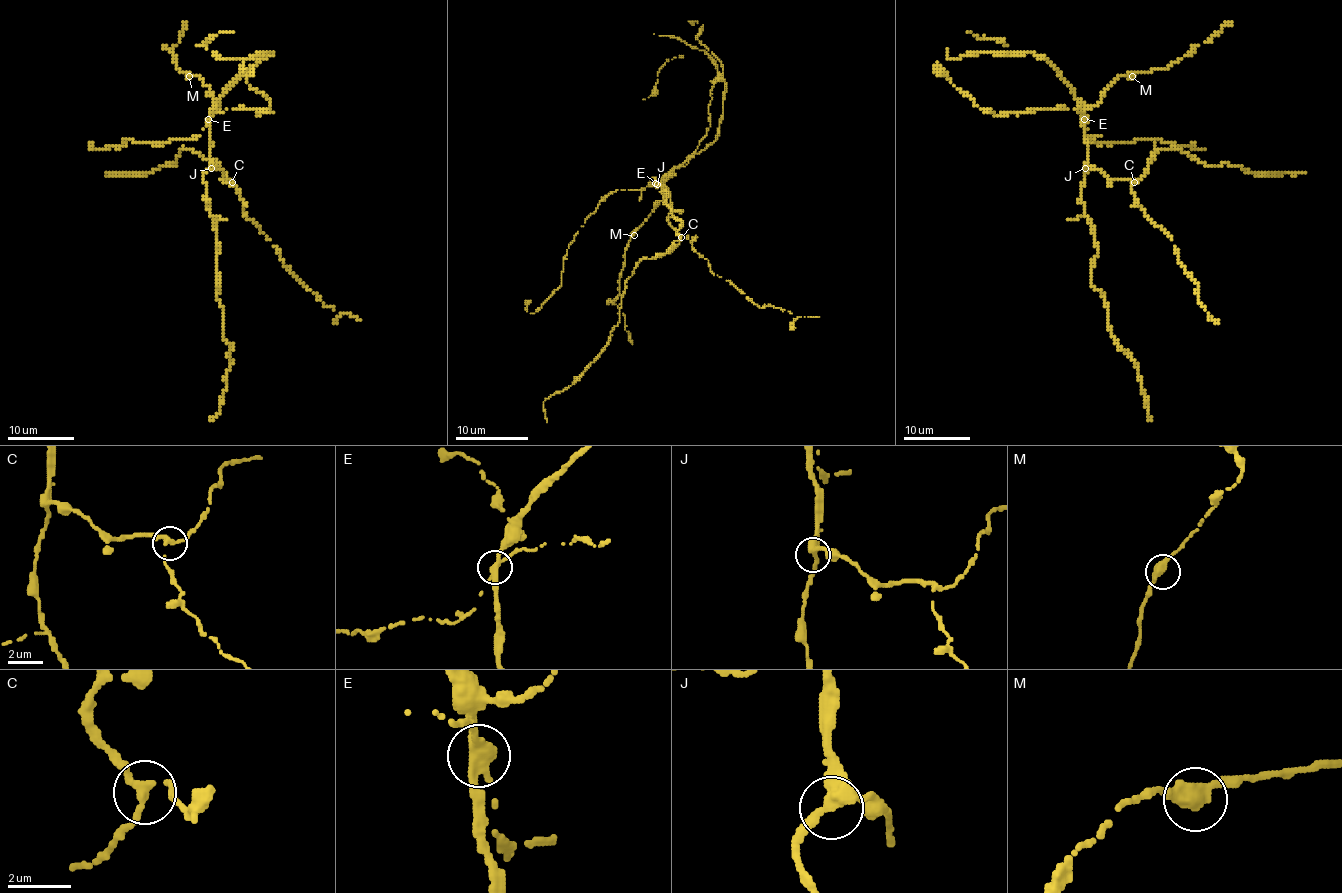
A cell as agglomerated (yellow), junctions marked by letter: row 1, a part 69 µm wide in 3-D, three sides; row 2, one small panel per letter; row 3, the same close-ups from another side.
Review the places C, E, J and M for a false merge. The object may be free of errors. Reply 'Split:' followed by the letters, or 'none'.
Split: E

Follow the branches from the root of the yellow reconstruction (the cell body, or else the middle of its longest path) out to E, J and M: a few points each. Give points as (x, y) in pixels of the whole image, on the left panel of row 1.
E: (211, 152), (209, 118)
J: (211, 152), (211, 168)
M: (211, 152), (209, 116), (219, 106), (202, 78), (189, 76)

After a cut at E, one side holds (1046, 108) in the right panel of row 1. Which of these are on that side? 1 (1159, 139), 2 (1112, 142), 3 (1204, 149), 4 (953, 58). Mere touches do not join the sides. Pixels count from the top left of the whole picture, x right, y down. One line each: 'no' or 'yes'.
1: yes
2: yes
3: yes
4: no

